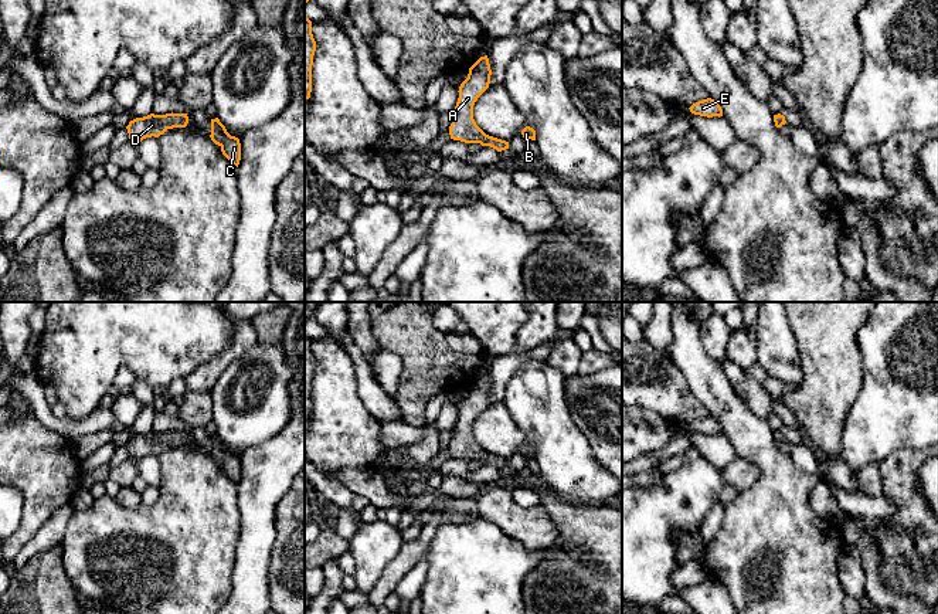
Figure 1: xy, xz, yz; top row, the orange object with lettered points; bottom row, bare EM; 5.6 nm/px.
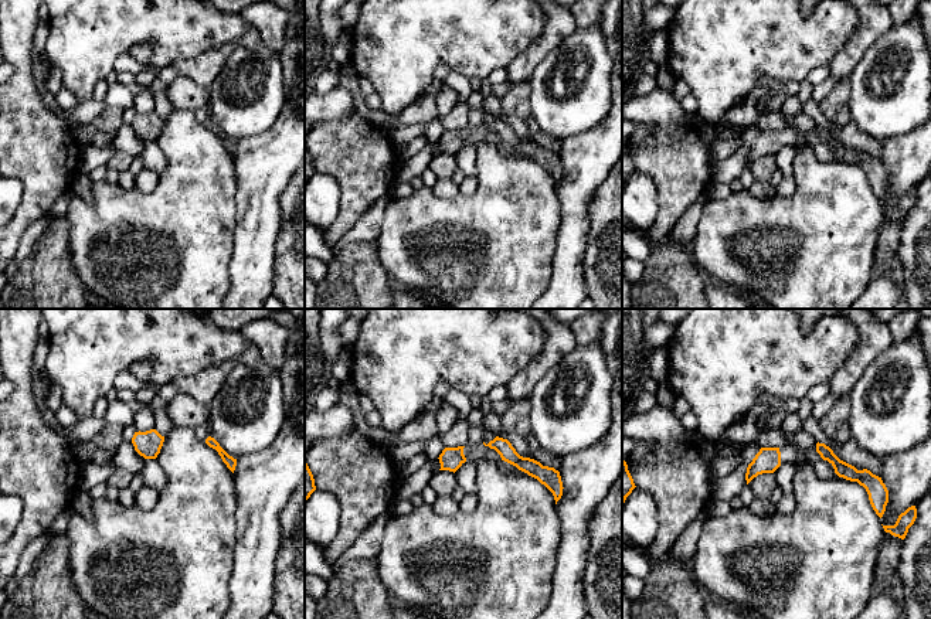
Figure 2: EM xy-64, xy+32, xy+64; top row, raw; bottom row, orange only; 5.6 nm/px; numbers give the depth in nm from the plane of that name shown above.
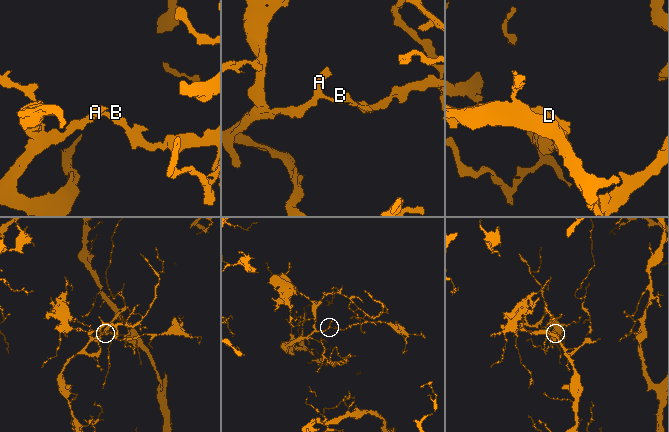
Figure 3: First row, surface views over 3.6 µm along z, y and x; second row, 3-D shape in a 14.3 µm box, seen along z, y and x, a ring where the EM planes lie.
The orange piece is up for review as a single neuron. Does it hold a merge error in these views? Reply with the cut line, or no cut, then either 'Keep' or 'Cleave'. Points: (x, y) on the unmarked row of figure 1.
No split. Keep

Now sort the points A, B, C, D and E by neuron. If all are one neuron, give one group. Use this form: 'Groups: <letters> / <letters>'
Groups: A B C D E

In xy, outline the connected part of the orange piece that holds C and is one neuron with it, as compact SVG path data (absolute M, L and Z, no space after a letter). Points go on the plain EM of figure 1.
M218 435L211 437L211 458L221 465L222 472L238 485L241 478L239 457L231 454Z

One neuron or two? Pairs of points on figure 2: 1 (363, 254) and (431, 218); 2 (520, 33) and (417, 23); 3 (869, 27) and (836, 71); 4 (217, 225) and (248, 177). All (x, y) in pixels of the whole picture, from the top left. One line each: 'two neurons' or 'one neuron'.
1: two neurons
2: one neuron
3: one neuron
4: two neurons

